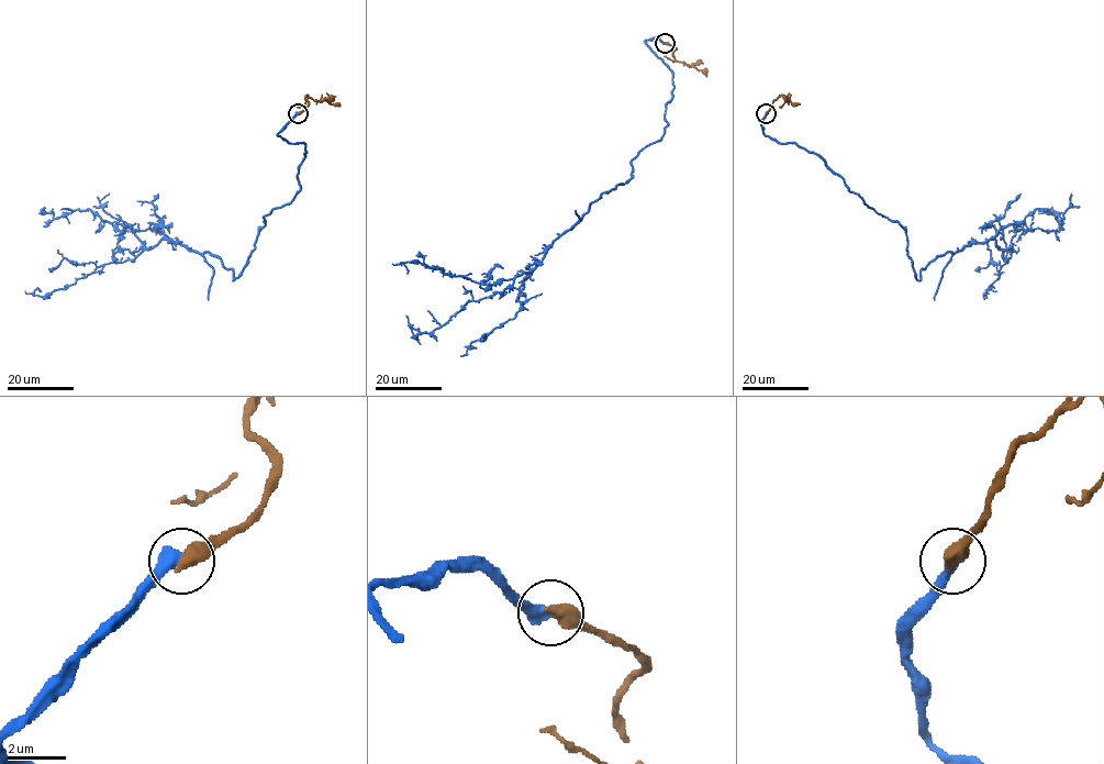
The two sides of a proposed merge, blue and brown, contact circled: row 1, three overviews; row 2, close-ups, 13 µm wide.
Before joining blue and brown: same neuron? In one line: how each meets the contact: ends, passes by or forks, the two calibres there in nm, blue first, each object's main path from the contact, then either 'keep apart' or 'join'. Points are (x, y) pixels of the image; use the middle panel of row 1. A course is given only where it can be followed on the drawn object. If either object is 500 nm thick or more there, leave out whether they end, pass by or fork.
calibres 480 and 550 nm; course blue (665, 43), (645, 42), (672, 75), (668, 125), (632, 176), (510, 287), (430, 332), (410, 327), (420, 344); course brown (665, 43), (676, 48), (672, 54), (678, 62), (694, 66), (706, 76); keep apart

